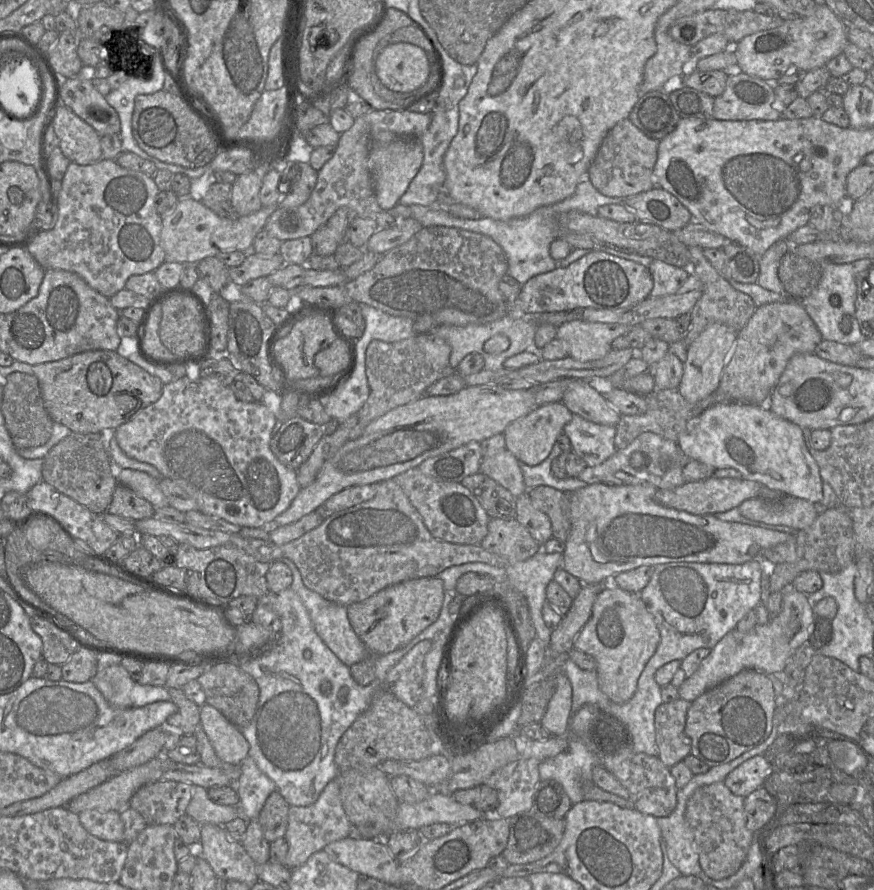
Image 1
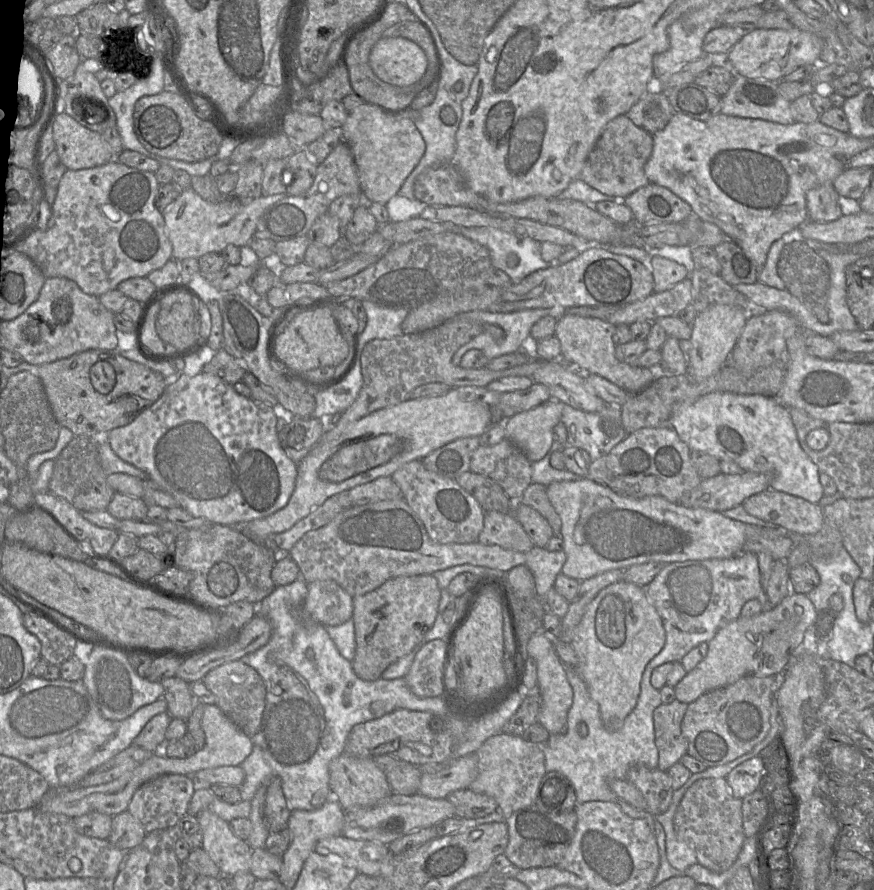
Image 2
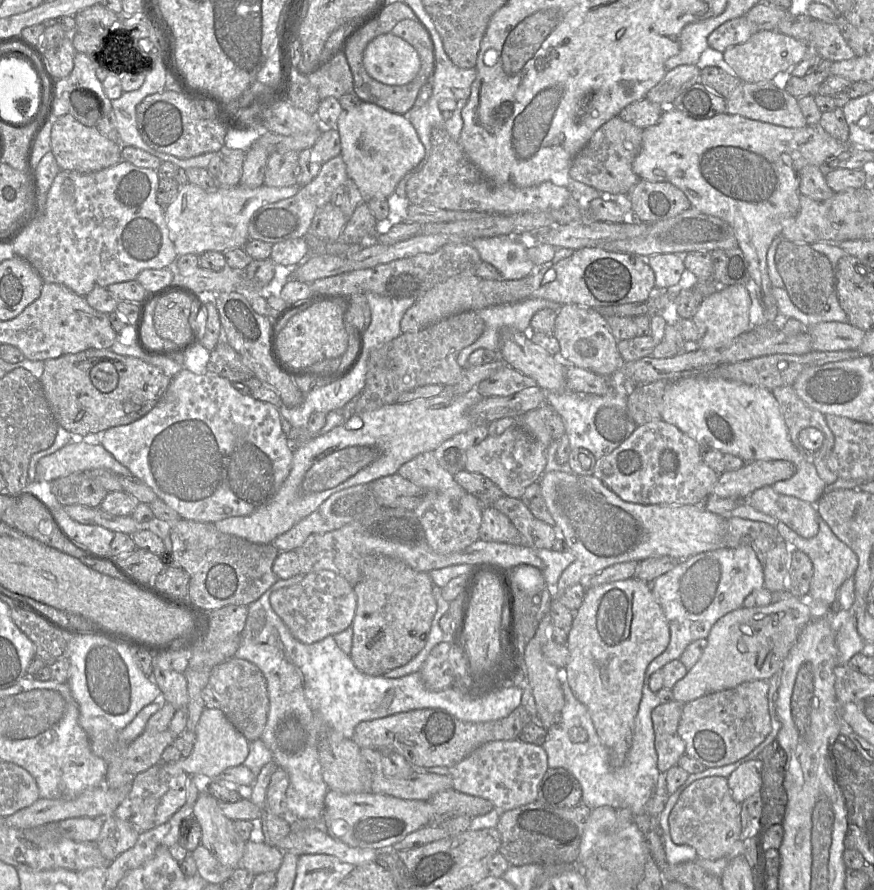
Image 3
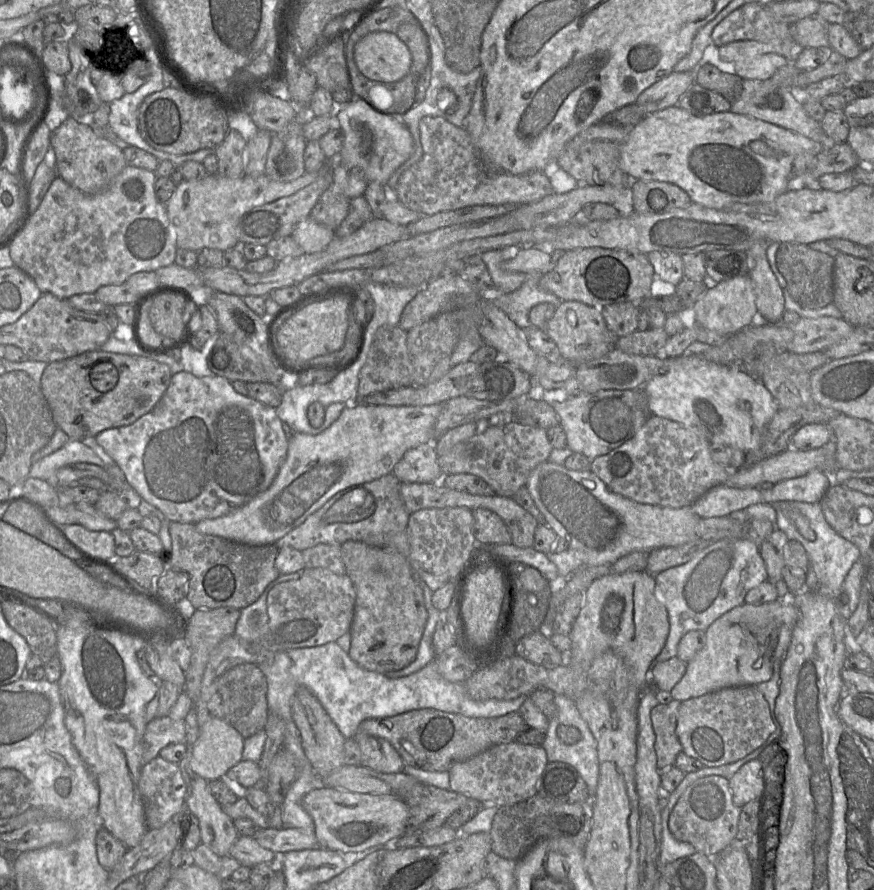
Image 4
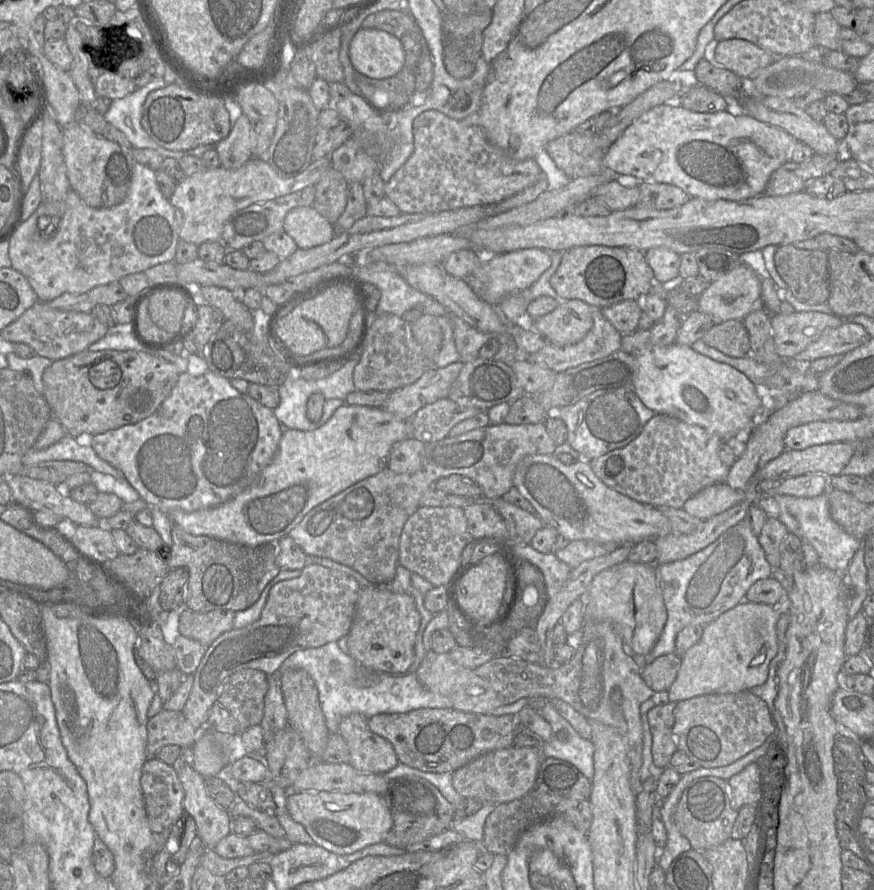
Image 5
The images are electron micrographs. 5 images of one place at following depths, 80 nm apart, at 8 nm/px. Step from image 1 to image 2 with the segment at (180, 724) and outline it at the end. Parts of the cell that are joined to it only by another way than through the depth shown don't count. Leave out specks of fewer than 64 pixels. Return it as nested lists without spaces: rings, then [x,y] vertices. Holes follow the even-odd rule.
[[[177,676],[165,678],[160,683],[164,689],[163,698],[167,702],[168,713],[172,719],[179,718],[186,722],[200,703],[193,696],[190,684]]]

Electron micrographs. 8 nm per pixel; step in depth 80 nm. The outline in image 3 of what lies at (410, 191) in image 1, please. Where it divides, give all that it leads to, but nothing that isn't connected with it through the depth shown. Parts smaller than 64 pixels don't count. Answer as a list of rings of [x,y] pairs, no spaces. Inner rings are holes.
[[[429,30],[436,49],[436,70],[433,76],[432,94],[429,100],[422,107],[414,107],[408,111],[405,117],[414,126],[421,142],[425,147],[425,155],[420,163],[409,171],[398,183],[395,193],[401,197],[406,197],[406,185],[409,179],[419,172],[427,162],[431,152],[430,134],[433,128],[440,127],[445,129],[454,140],[460,139],[460,134],[463,128],[462,109],[466,105],[473,81],[477,76],[477,69],[474,68],[459,68],[449,58],[444,50],[441,36],[437,30]]]

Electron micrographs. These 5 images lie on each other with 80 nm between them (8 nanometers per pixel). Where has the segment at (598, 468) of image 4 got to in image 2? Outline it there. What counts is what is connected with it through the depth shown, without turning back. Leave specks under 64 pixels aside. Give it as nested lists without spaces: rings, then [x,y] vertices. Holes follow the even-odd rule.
[[[672,426],[642,428],[628,434],[609,454],[591,461],[586,478],[609,487],[621,496],[642,498],[658,495],[672,503],[678,503],[686,492],[697,487],[702,481],[691,461],[691,452]]]

